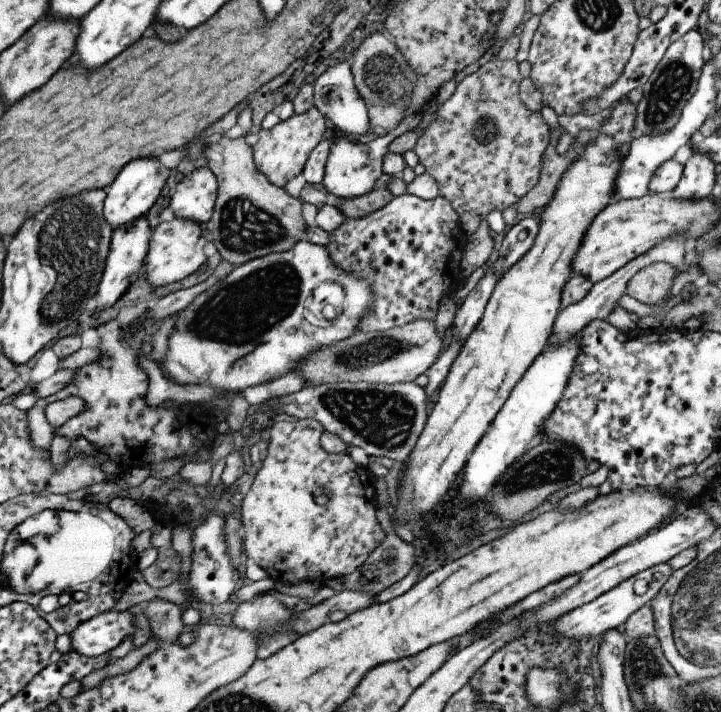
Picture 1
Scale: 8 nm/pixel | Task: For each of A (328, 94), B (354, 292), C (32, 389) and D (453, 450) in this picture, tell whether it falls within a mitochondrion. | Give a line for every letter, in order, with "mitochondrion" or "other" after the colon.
A: other
B: other
C: other
D: other

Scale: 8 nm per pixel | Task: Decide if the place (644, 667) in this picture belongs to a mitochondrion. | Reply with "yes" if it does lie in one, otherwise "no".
yes

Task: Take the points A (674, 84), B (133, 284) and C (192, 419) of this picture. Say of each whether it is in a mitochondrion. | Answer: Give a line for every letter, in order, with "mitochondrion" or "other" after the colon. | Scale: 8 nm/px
A: mitochondrion
B: other
C: other

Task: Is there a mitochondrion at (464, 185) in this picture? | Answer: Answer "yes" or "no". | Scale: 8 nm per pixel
no

